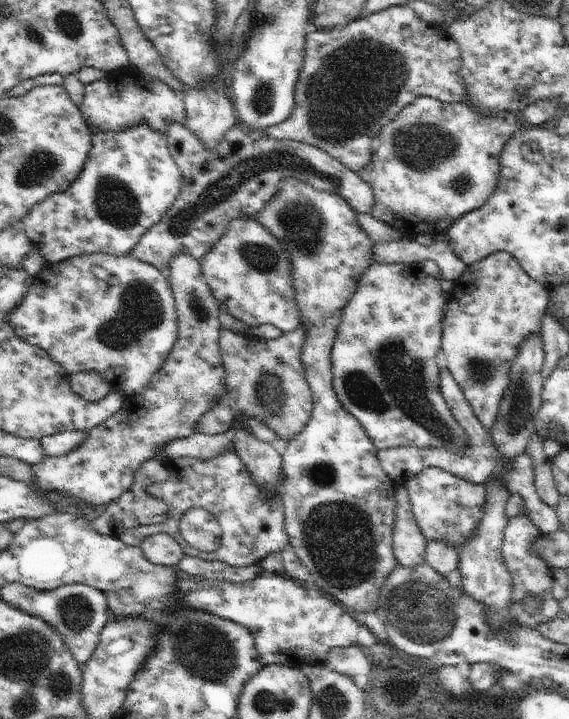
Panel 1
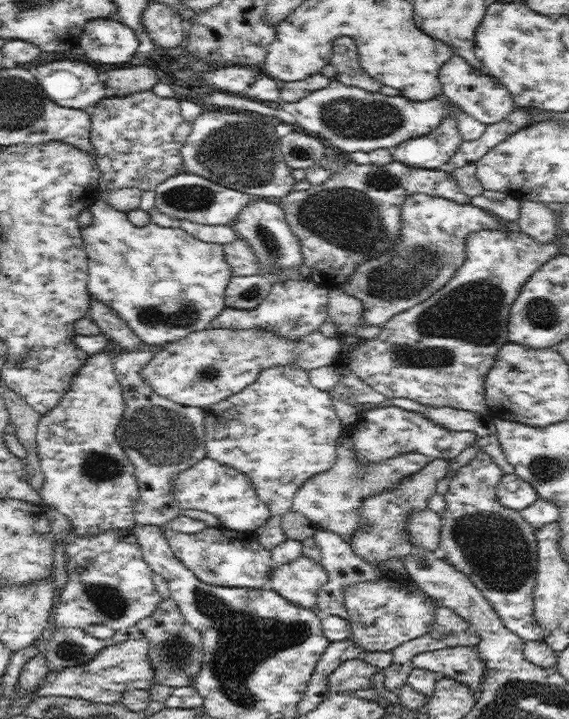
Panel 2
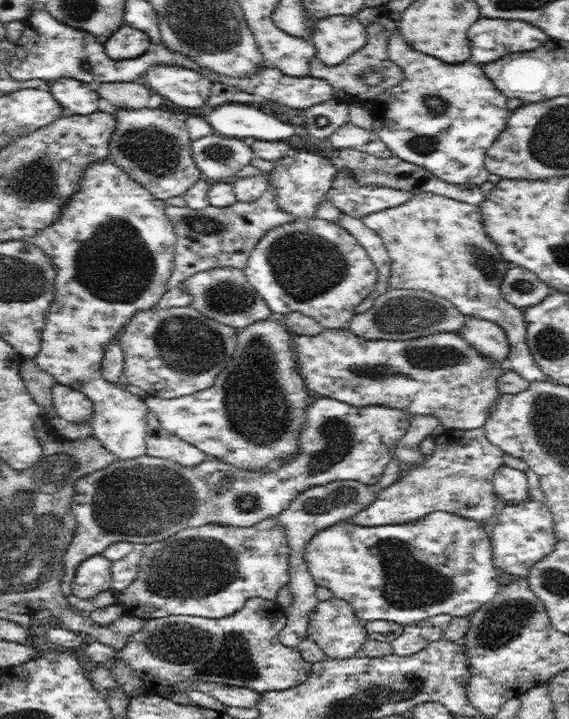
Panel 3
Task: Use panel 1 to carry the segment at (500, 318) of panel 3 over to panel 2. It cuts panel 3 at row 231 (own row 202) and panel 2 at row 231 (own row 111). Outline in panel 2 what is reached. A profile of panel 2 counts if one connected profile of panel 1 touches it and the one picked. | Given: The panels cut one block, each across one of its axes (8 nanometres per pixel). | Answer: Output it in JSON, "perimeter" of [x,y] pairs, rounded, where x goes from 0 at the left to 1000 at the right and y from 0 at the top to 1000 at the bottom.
{"perimeter":[[[724,270],[714,274],[703,292],[707,323],[705,337],[689,344],[687,350],[675,348],[675,357],[643,362],[629,369],[612,392],[598,395],[592,401],[605,402],[608,408],[629,414],[640,426],[640,451],[671,453],[692,438],[717,431],[738,420],[756,414],[766,405],[777,402],[798,378],[808,374],[819,363],[817,332],[822,325],[844,320],[896,321],[889,307],[877,305],[865,296],[826,284],[808,284],[773,271]]]}

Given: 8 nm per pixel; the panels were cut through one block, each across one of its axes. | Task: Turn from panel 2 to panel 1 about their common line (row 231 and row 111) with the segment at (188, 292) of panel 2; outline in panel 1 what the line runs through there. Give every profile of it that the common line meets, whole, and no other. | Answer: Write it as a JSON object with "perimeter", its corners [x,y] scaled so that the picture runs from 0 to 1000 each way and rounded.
{"perimeter":[[[225,90],[211,99],[186,102],[176,111],[153,117],[148,125],[148,136],[139,150],[148,170],[151,170],[155,175],[170,179],[172,185],[218,184],[218,181],[225,181],[232,178],[232,175],[243,175],[243,172],[257,172],[257,175],[267,178],[271,184],[286,184],[288,186],[295,186],[295,175],[299,175],[299,172],[309,172],[309,170],[327,177],[327,172],[323,172],[327,147],[323,147],[320,134],[301,124],[292,114],[257,108],[257,106],[250,106],[237,93]]]}

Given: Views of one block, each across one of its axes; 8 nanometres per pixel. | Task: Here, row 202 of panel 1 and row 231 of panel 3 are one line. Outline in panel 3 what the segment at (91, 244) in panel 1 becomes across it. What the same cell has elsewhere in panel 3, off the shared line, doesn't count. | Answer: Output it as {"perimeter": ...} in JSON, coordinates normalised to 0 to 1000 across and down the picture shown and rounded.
{"perimeter":[[[190,220],[155,231],[137,264],[116,284],[105,303],[56,331],[58,339],[91,360],[98,374],[95,414],[72,465],[72,485],[58,501],[70,515],[91,520],[102,533],[146,545],[163,559],[156,587],[162,606],[183,624],[206,638],[239,640],[257,631],[262,567],[253,554],[214,541],[207,533],[190,531],[178,519],[178,506],[197,470],[214,462],[236,437],[274,426],[293,405],[293,392],[308,371],[309,324],[290,296],[290,280],[274,275]]]}

